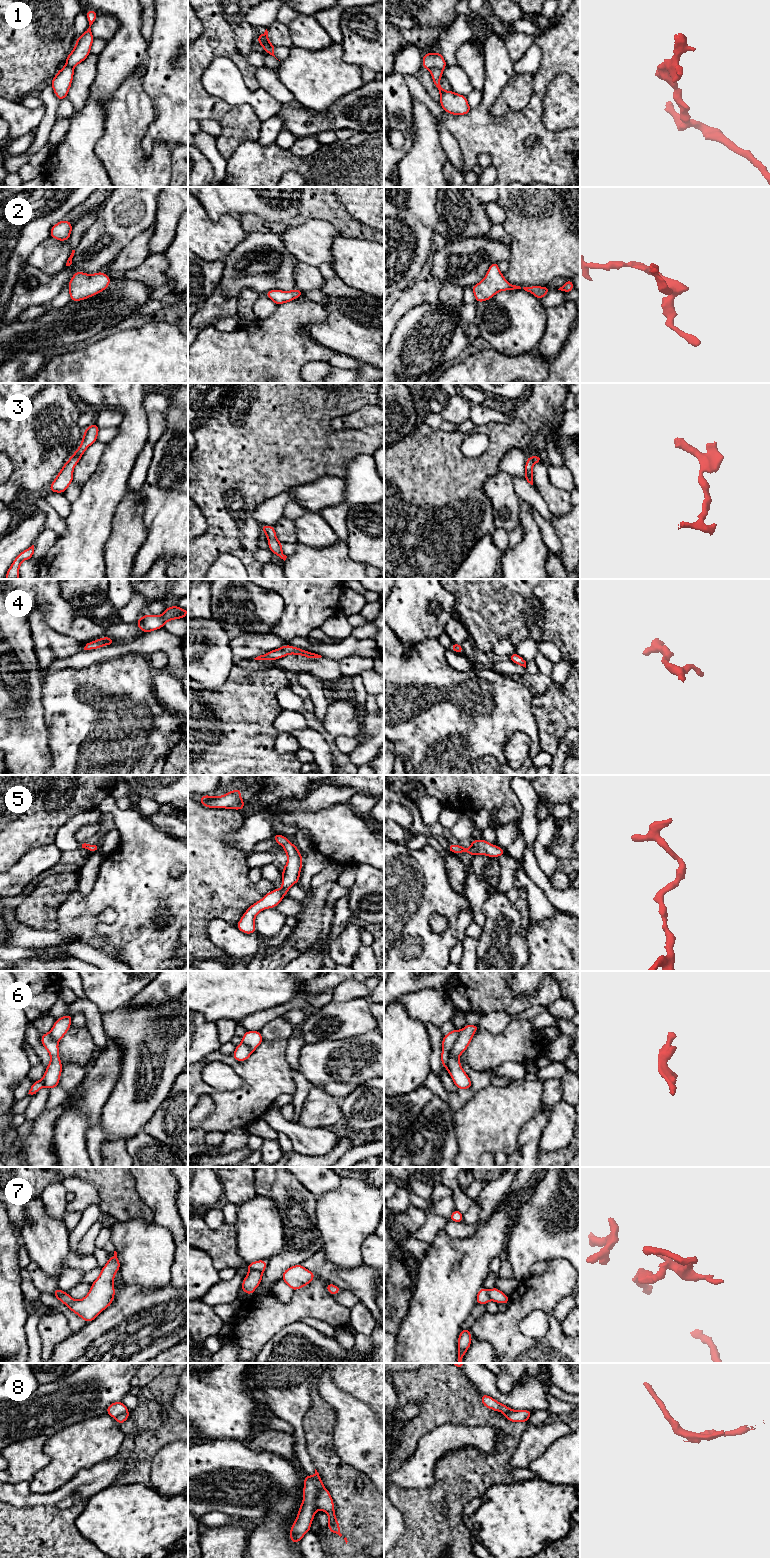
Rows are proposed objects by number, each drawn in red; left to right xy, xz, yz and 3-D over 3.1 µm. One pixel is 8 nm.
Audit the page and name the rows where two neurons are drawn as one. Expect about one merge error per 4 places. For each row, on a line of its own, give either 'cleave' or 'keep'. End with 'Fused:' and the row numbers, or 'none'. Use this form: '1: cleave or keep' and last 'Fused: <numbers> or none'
1: cleave
2: keep
3: keep
4: keep
5: keep
6: cleave
7: cleave
8: cleave
Fused: 1, 6, 7, 8

